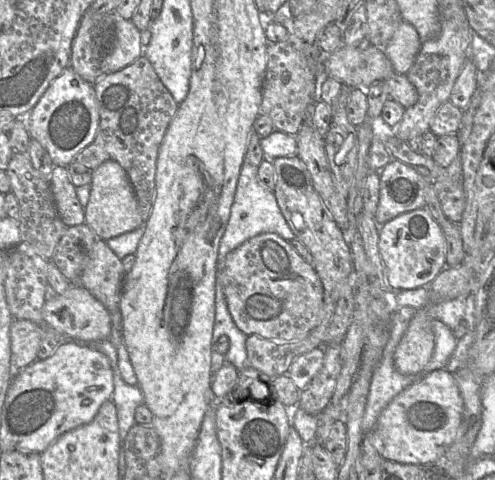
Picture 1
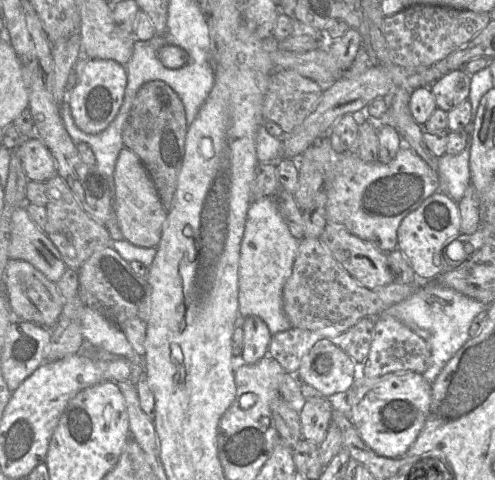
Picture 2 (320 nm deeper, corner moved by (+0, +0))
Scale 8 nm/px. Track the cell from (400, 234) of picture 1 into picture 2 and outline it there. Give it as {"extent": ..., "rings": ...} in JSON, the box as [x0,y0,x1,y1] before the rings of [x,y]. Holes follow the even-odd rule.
{"extent":[397,190,460,280],"rings":[[[439,190],[401,221],[397,230],[397,249],[406,257],[419,280],[434,280],[446,270],[443,245],[460,233],[458,204],[446,192]]]}

